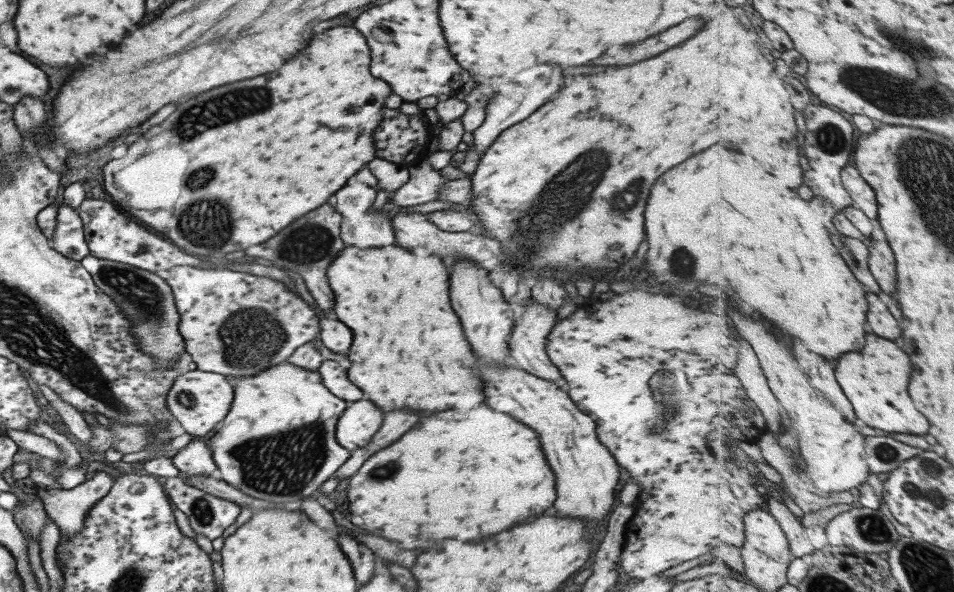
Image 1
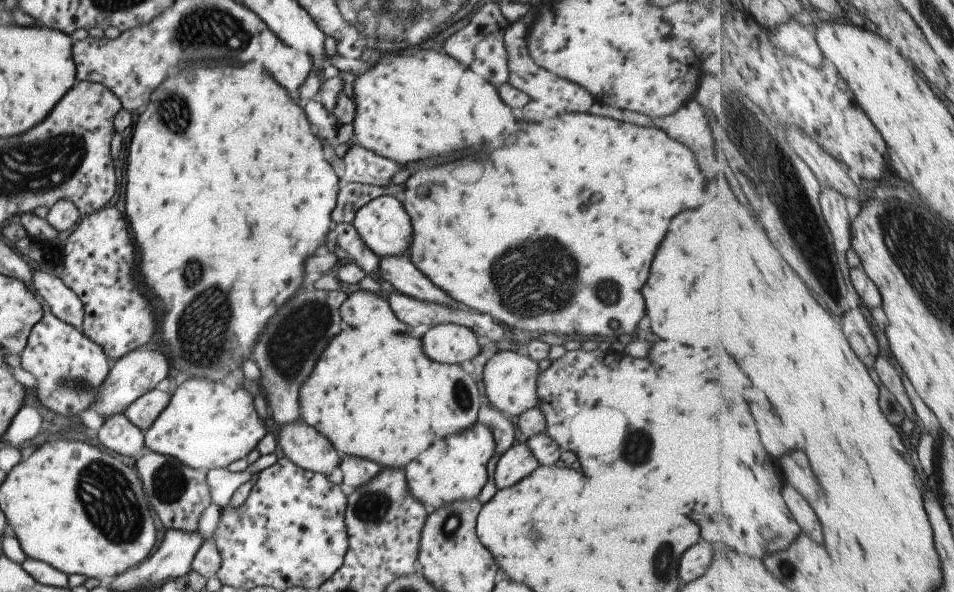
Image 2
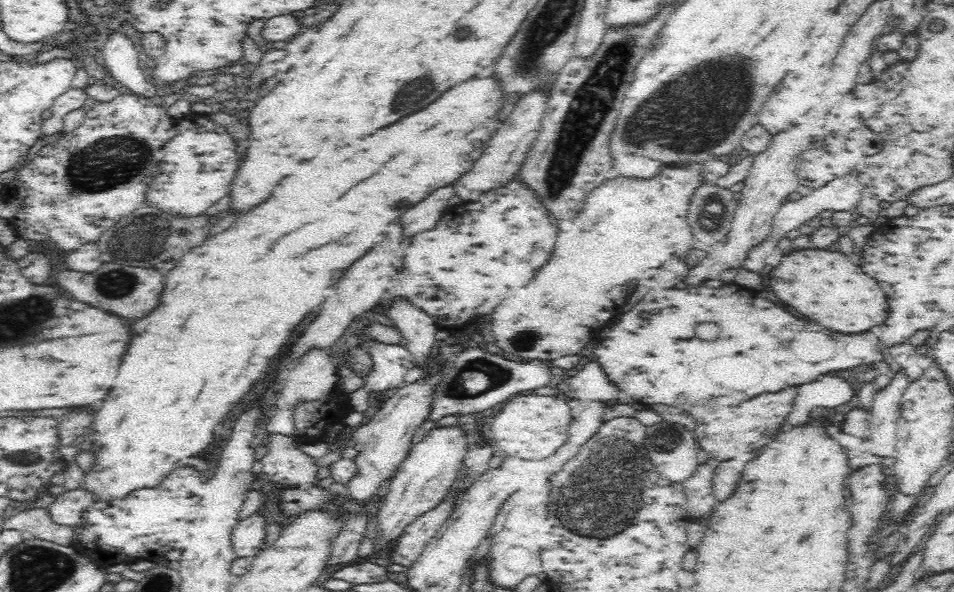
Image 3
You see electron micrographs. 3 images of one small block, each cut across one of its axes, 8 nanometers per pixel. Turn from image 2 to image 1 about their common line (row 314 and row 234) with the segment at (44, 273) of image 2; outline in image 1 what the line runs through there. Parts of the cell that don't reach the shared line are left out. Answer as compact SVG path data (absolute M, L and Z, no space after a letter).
M61 204L57 210L56 225L49 245L59 254L80 261L88 254L88 248L78 212L67 204Z

